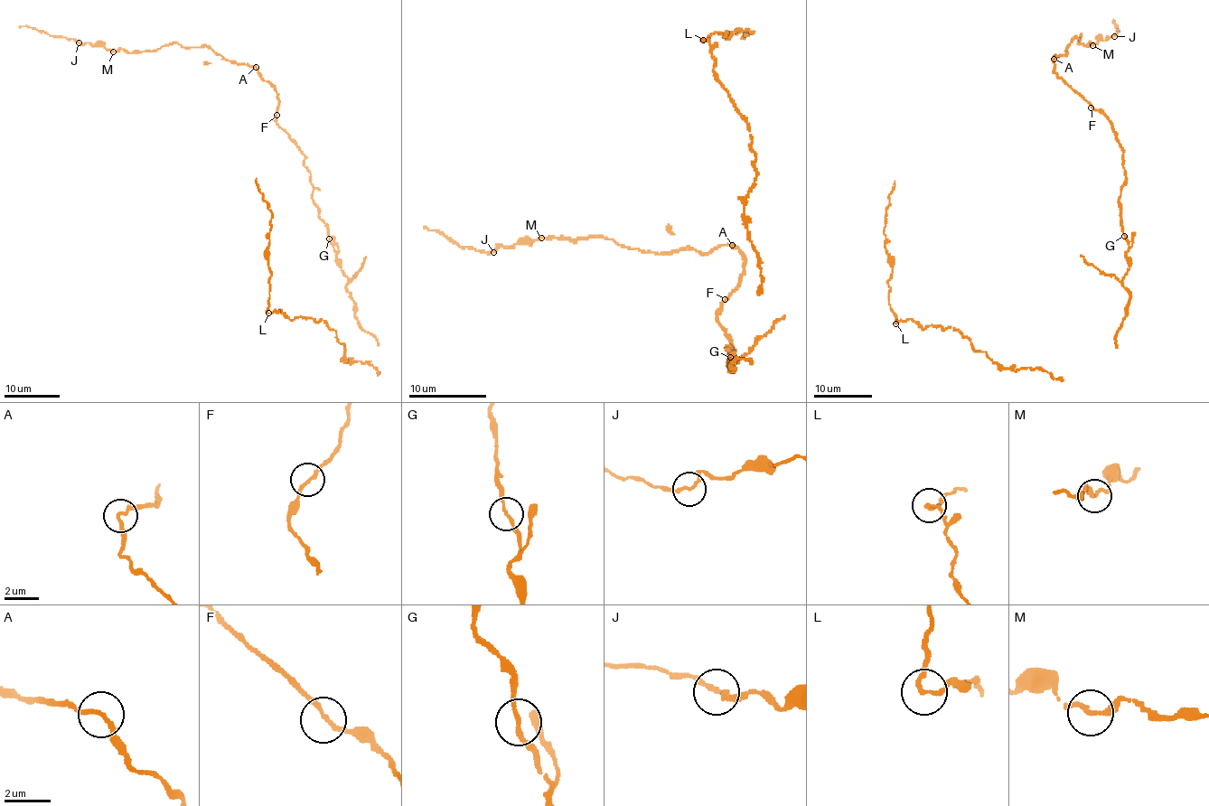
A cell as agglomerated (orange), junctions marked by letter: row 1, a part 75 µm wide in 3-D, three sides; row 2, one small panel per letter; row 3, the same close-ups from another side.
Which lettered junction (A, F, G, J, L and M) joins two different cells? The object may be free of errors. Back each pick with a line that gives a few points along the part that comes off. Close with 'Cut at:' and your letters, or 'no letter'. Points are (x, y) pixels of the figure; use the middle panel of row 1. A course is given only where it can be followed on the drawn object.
L: (703, 39), (715, 32), (728, 32), (725, 37), (730, 37), (740, 28), (754, 32), (746, 32), (745, 39)
Cut at: L

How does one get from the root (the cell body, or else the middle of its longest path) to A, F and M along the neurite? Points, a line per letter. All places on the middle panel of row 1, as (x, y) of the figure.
A: (730, 368), (734, 354), (726, 347), (731, 354), (733, 347), (716, 318), (745, 263), (732, 245)
F: (730, 368), (734, 354), (726, 347), (731, 354), (728, 349), (733, 347), (716, 318), (725, 299)
M: (730, 368), (733, 347), (716, 318), (745, 263), (733, 245), (655, 254), (603, 237), (541, 238)

